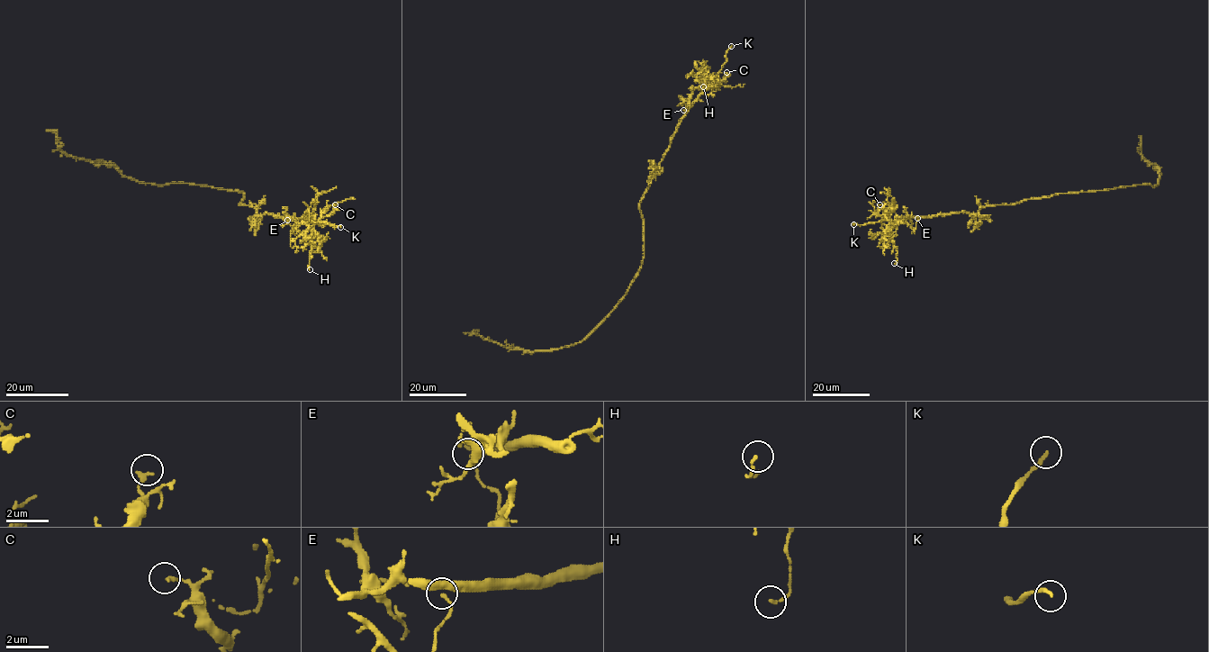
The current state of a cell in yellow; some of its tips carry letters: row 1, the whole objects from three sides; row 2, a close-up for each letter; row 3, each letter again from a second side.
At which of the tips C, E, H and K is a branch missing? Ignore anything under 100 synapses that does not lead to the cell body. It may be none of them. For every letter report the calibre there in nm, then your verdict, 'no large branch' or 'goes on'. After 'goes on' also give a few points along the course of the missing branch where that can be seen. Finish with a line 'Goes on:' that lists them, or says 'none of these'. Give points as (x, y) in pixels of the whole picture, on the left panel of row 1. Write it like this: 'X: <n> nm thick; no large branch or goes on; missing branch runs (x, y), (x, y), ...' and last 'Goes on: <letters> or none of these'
C: 190 nm thick; no large branch
E: 90 nm thick; no large branch
H: 120 nm thick; no large branch
K: 160 nm thick; goes on; missing branch runs (340, 227), (335, 236), (331, 236), (319, 221), (304, 225), (283, 221), (266, 223), (250, 213), (221, 221)
Goes on: K

